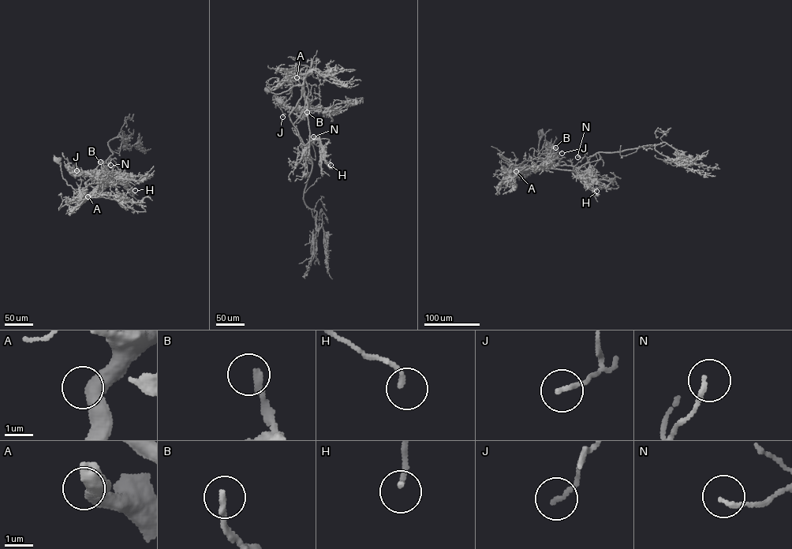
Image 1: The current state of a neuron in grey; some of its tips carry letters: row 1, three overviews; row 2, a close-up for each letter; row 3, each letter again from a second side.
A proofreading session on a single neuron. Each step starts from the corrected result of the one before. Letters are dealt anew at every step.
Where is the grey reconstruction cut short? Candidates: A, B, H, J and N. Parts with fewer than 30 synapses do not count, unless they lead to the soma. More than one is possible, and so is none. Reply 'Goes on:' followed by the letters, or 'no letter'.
Goes on: no letter

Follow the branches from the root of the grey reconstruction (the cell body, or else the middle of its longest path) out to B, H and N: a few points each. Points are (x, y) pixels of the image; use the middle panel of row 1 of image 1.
B: (266, 91), (279, 94), (293, 86), (301, 85), (307, 104), (307, 110), (304, 111), (308, 108), (307, 112)
H: (266, 91), (279, 94), (301, 86), (307, 104), (309, 140), (319, 141), (323, 159), (330, 165)
N: (266, 91), (279, 94), (293, 86), (301, 86), (307, 104), (311, 142), (308, 150), (313, 136)

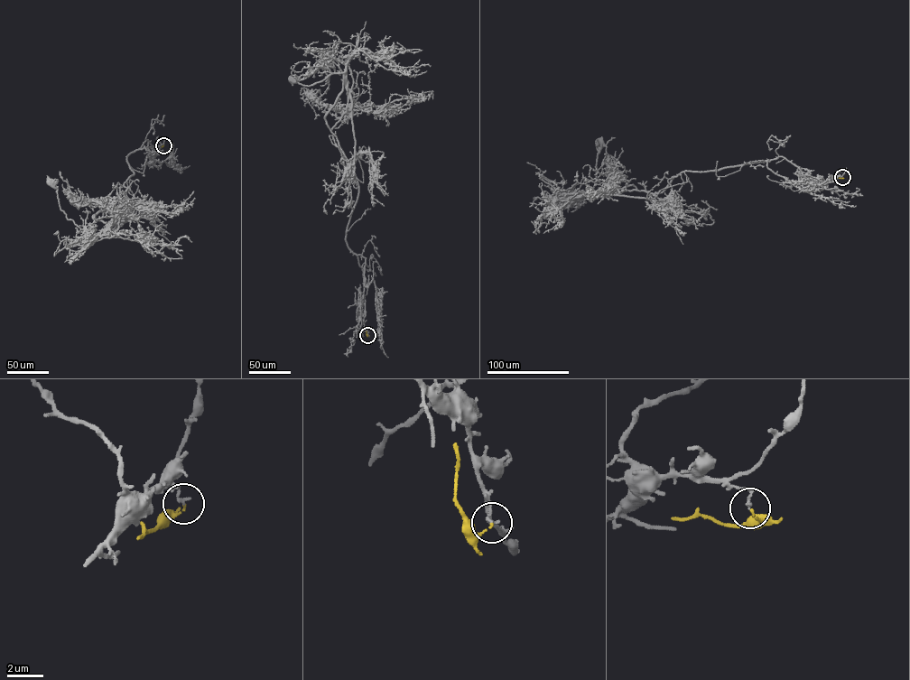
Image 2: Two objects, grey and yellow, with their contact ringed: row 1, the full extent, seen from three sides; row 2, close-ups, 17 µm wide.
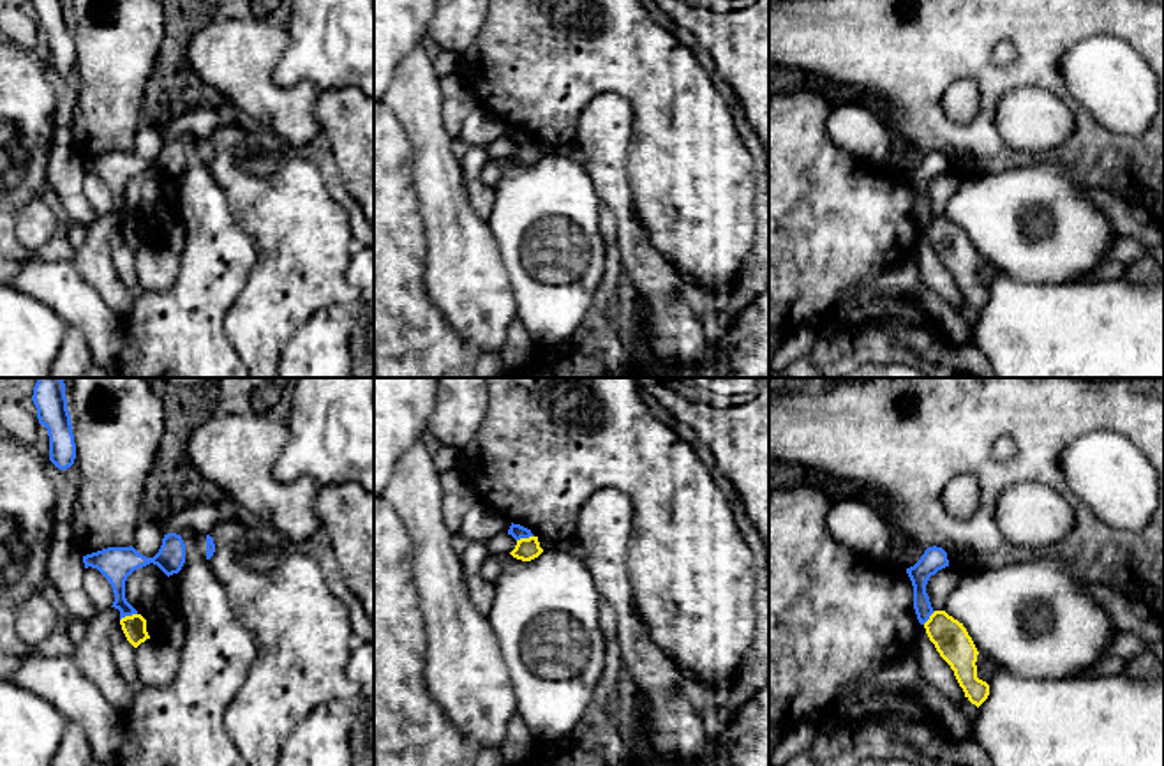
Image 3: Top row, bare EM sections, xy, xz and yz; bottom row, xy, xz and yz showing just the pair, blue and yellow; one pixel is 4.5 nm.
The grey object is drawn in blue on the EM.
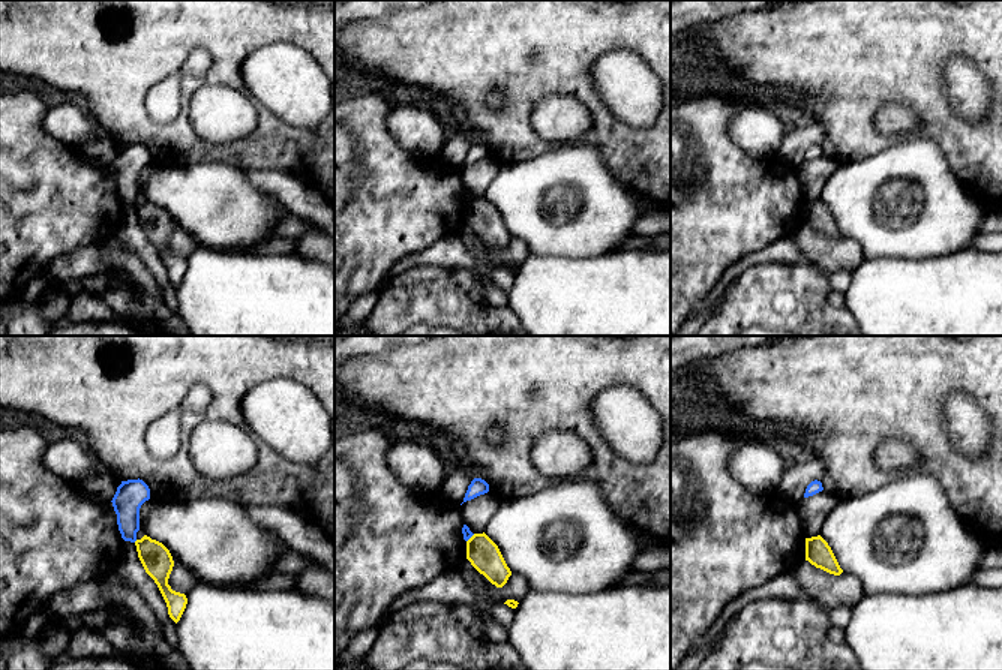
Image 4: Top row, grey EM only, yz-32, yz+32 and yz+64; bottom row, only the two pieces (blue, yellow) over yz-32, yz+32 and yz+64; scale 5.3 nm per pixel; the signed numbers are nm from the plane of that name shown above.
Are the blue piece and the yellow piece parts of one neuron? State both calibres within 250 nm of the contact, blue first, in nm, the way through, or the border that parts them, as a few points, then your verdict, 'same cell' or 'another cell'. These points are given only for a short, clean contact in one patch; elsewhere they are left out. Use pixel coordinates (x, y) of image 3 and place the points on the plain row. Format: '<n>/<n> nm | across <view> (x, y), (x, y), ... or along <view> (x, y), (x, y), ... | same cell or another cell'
160/110 nm | along xy (136, 217), (126, 219), (120, 225) | another cell

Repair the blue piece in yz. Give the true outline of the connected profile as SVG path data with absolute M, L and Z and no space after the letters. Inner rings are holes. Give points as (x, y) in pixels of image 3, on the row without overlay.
M928 152L921 164L907 173L907 178L914 191L914 214L921 229L924 229L935 217L926 198L926 189L931 180L949 171L947 157L942 152Z

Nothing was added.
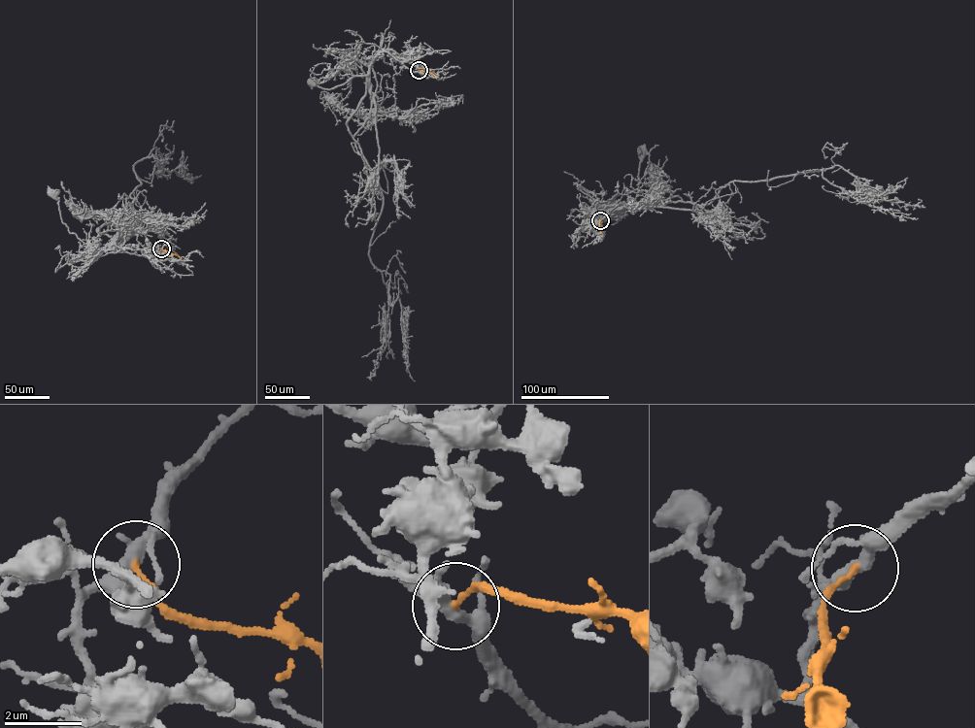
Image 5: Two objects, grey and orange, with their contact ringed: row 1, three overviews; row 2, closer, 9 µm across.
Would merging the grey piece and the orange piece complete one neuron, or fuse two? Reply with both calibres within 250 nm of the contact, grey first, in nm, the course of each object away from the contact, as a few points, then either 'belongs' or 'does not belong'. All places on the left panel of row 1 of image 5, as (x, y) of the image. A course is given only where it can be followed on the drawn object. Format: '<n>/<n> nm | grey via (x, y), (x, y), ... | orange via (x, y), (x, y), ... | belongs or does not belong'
320/150 nm | grey via (161, 248), (157, 254), (138, 255), (113, 246), (94, 248), (69, 231), (62, 221), (58, 202), (50, 193) | orange via (161, 248), (181, 257) | does not belong

